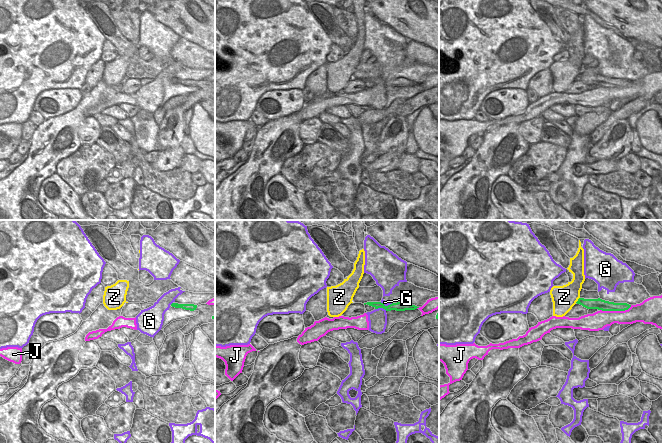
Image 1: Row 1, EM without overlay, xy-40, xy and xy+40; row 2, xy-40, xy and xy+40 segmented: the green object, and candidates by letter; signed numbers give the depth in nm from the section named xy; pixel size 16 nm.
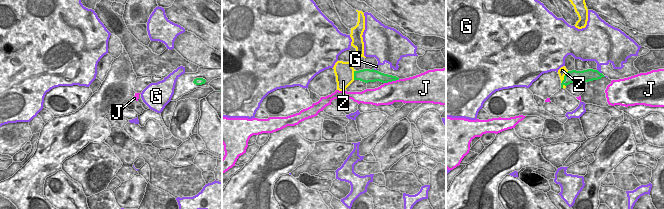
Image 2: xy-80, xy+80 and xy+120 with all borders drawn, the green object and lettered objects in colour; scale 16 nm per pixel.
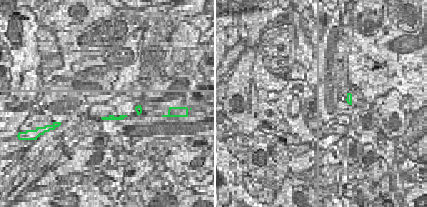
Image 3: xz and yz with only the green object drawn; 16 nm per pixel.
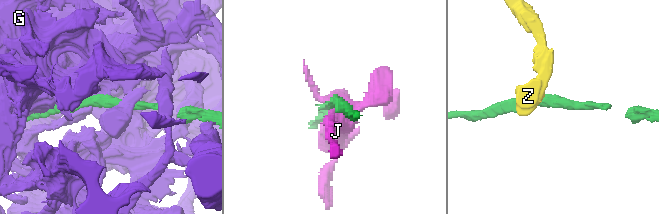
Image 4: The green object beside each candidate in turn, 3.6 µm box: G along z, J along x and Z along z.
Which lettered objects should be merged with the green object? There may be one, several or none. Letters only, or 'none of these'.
none of these

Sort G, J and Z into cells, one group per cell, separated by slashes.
G / J / Z

